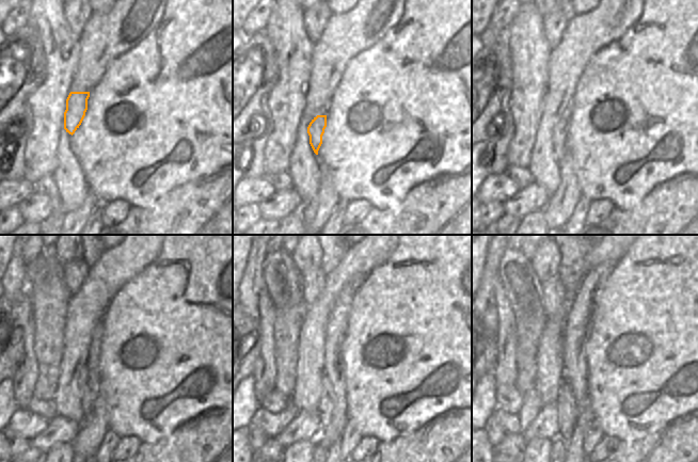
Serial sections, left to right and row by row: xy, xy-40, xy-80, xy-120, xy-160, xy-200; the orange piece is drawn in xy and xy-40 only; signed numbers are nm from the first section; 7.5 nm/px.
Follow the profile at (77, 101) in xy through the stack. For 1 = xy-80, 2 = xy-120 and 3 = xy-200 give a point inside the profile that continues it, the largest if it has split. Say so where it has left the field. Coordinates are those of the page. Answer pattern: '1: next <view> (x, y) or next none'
1: next xy-80 (560, 128)
2: next xy-120 (84, 386)
3: next xy-200 (567, 415)

